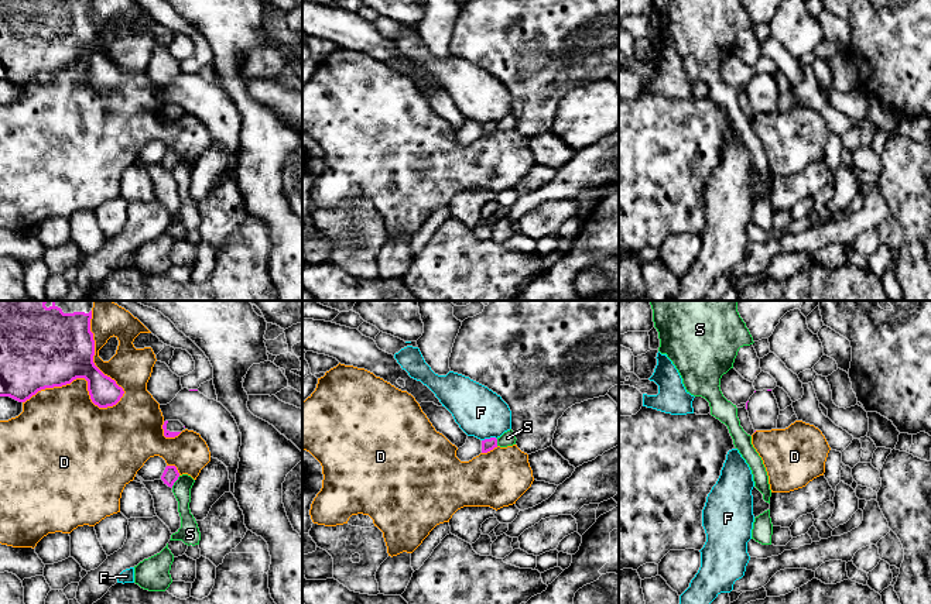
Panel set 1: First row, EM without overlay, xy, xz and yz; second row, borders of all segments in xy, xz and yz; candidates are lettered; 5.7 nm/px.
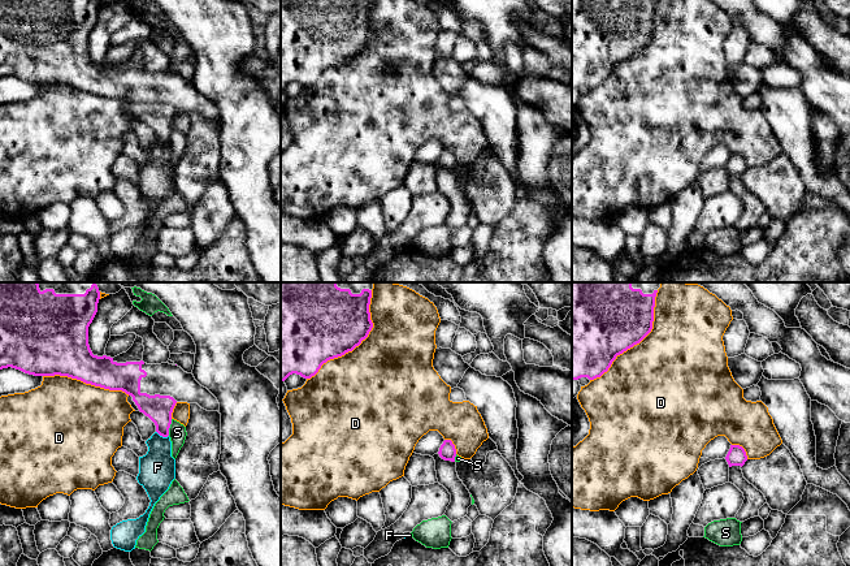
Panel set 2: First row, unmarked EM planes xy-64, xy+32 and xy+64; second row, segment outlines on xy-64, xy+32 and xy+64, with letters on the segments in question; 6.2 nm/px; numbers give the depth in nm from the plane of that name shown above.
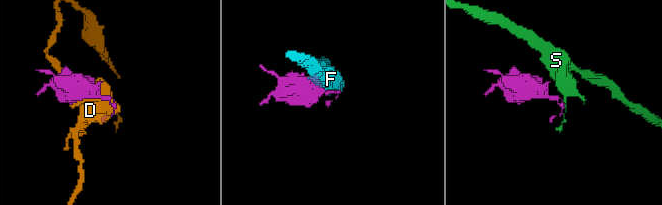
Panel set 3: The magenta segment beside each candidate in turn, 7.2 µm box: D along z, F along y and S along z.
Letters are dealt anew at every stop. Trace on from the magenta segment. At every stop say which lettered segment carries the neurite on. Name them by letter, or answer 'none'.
none

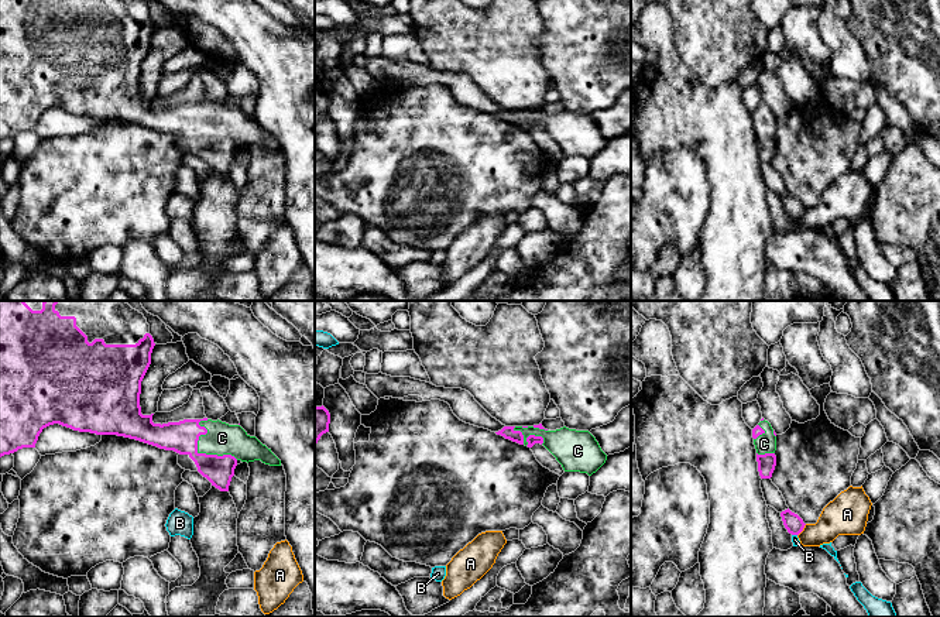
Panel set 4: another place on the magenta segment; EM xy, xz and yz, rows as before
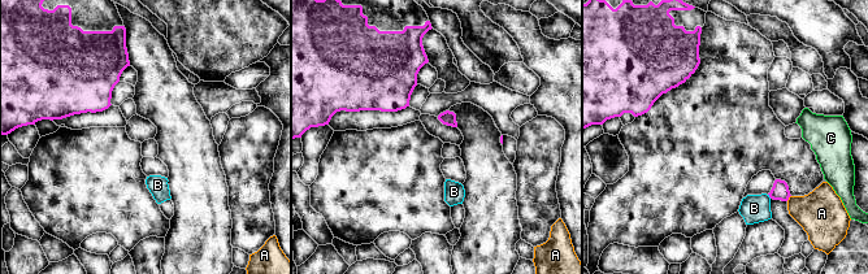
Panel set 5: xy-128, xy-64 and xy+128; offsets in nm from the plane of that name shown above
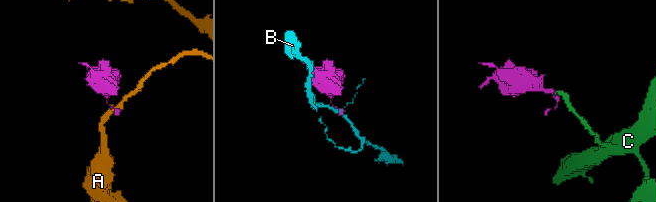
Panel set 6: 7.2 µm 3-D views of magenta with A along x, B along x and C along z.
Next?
C

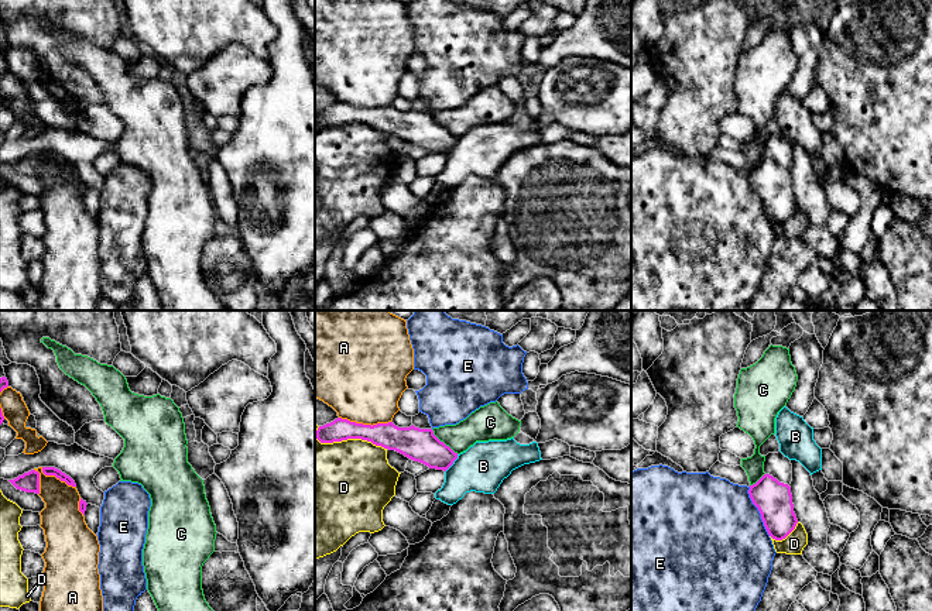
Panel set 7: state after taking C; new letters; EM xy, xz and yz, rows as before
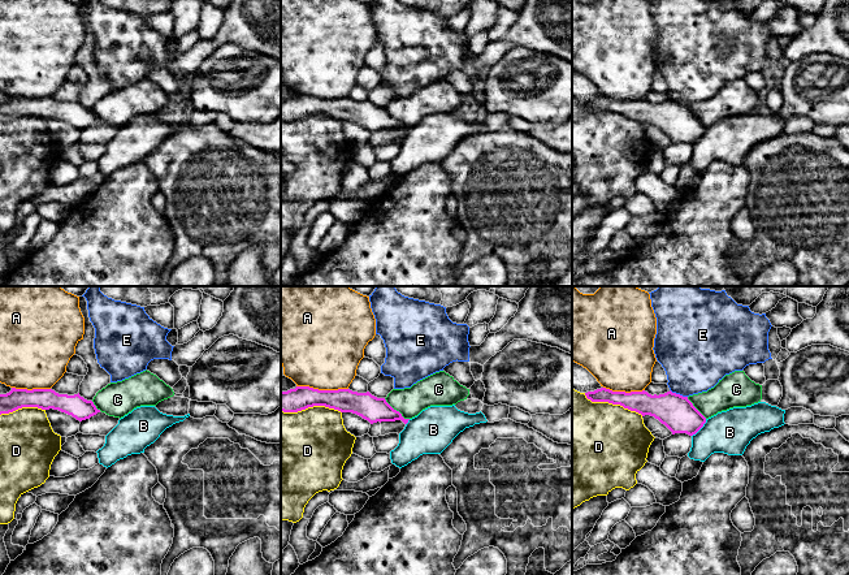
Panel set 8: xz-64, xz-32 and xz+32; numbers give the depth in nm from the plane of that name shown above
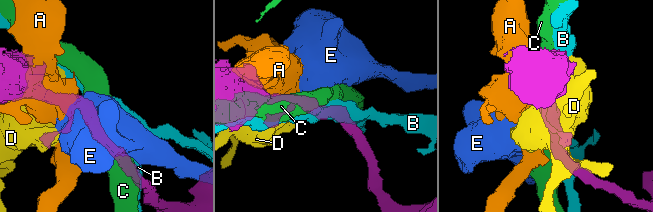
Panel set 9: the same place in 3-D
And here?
none

